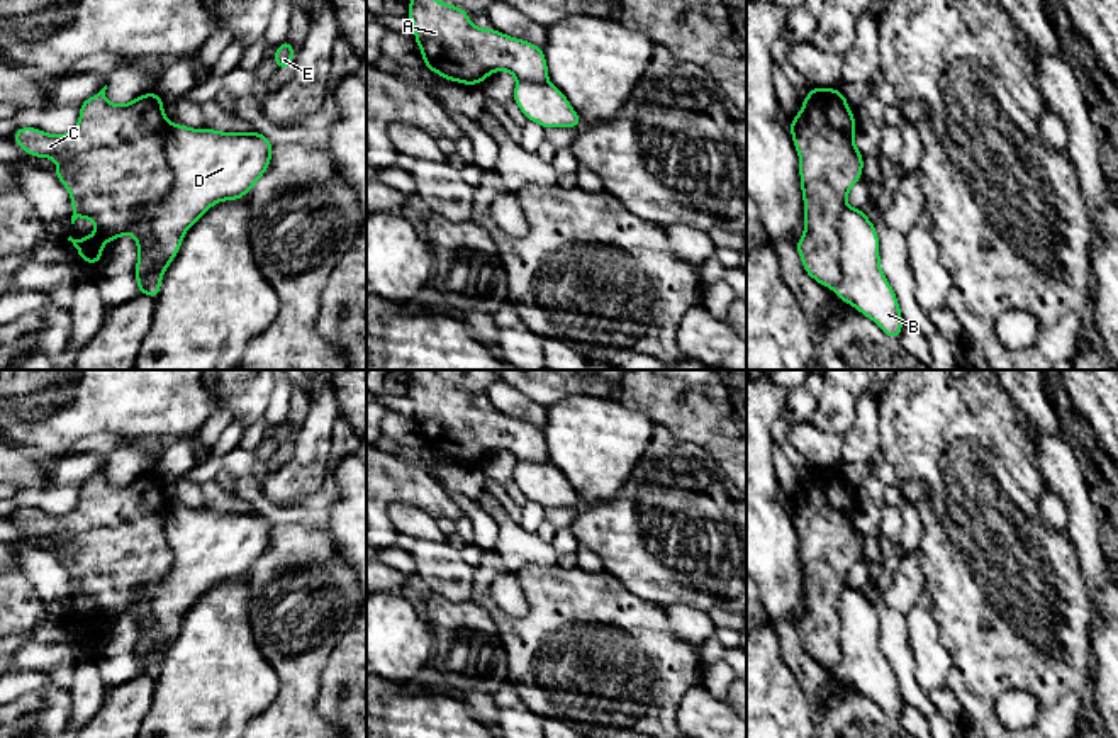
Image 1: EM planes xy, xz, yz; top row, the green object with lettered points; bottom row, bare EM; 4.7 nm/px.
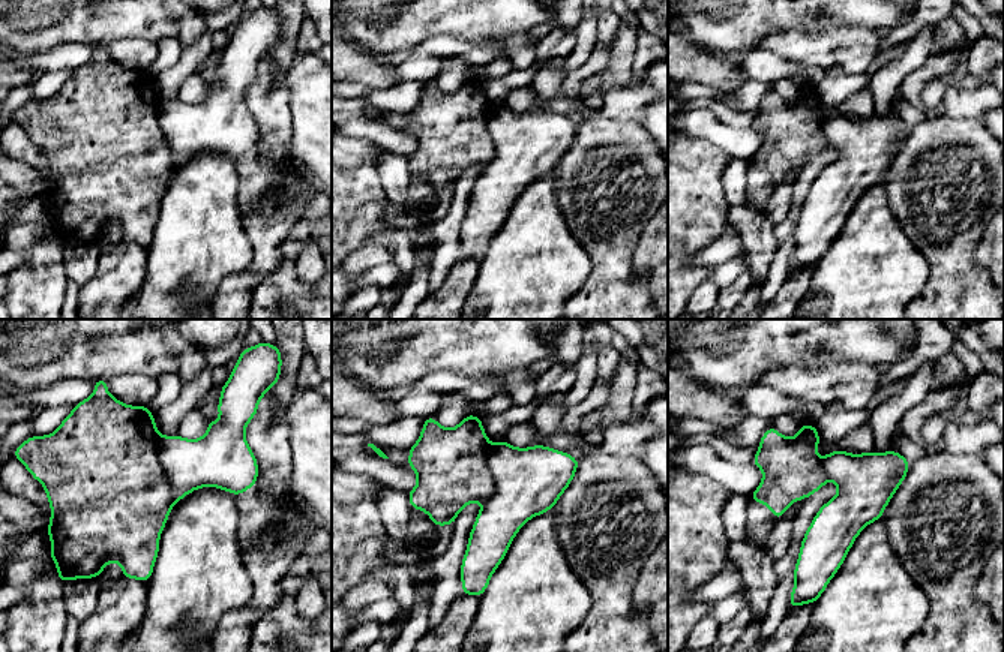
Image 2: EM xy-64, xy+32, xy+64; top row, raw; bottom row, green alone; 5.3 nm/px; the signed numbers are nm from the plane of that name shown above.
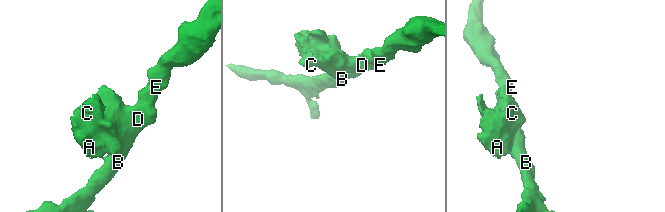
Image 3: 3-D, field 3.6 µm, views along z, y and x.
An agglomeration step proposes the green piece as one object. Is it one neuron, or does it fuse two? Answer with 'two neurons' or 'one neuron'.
two neurons

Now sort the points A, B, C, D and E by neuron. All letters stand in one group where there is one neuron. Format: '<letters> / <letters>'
A C / B D E

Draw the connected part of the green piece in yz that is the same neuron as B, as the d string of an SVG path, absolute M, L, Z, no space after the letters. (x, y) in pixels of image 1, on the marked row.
M843 205L836 231L840 236L841 280L835 287L840 300L874 321L886 336L899 339L901 307L880 270L879 236L864 209Z

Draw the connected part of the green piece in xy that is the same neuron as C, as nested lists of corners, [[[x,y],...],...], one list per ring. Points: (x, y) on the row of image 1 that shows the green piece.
[[[107,85],[93,97],[80,103],[78,126],[61,136],[48,134],[36,127],[17,127],[15,144],[34,158],[51,158],[58,163],[53,173],[71,195],[71,224],[87,217],[97,229],[93,236],[68,241],[80,253],[83,263],[98,265],[102,248],[110,239],[127,232],[136,239],[139,254],[153,248],[153,214],[165,204],[173,187],[175,175],[165,153],[165,137],[170,120],[163,110],[163,98],[144,93],[126,105],[114,105],[105,97]]]

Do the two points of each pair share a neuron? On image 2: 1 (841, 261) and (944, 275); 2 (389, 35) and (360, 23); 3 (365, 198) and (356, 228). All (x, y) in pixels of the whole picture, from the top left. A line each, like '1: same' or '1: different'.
1: different
2: same
3: same

